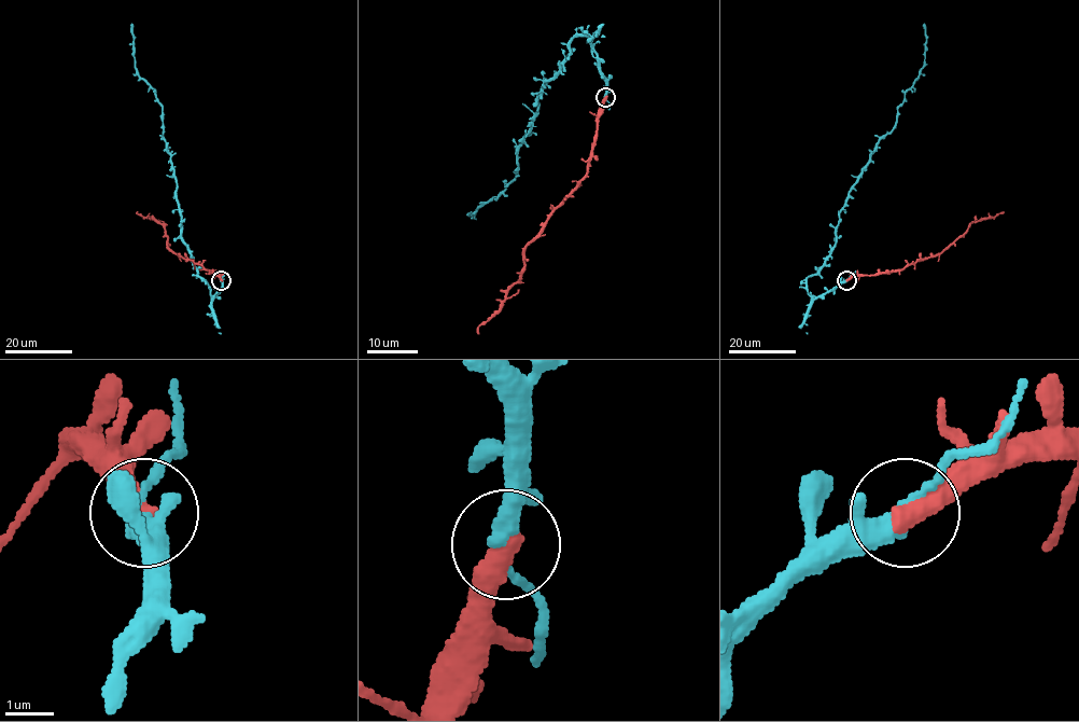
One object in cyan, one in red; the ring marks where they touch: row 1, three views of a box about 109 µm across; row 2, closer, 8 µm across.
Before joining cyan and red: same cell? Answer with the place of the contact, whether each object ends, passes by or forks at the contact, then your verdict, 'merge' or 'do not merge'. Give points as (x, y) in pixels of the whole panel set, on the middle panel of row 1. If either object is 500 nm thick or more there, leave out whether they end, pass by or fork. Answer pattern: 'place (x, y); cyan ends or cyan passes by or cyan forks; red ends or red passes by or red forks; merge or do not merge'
place (605, 97); merge

